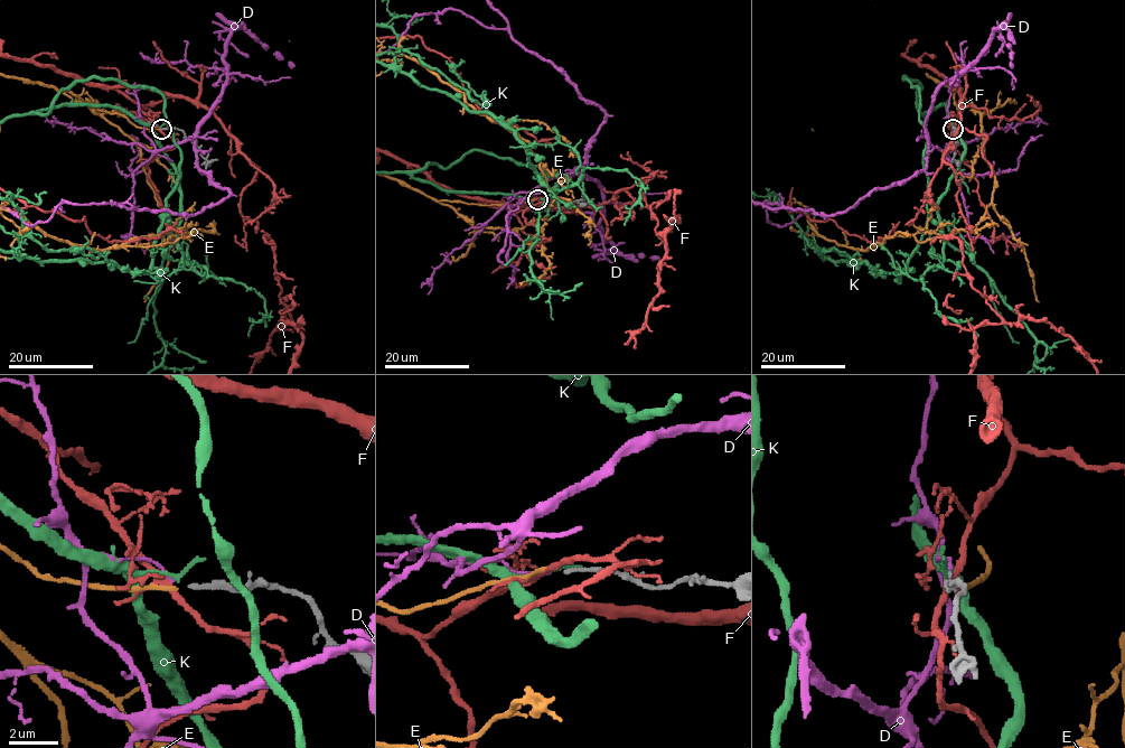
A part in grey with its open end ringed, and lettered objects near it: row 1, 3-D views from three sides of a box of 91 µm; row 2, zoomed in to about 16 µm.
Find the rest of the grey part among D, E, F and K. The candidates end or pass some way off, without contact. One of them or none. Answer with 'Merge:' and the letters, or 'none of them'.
Merge: E

